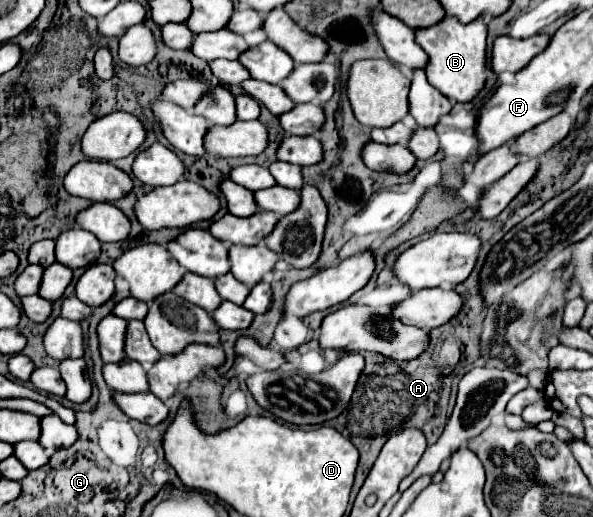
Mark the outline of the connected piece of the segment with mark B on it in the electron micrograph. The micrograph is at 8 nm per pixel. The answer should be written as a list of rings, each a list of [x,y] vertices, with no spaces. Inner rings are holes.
[[[445,16],[439,24],[435,24],[435,28],[415,30],[415,42],[429,56],[427,80],[453,102],[469,102],[483,88],[483,82],[489,72],[485,64],[485,46],[487,46],[485,40],[487,40],[487,24],[483,16],[471,24],[455,20],[455,16]]]

